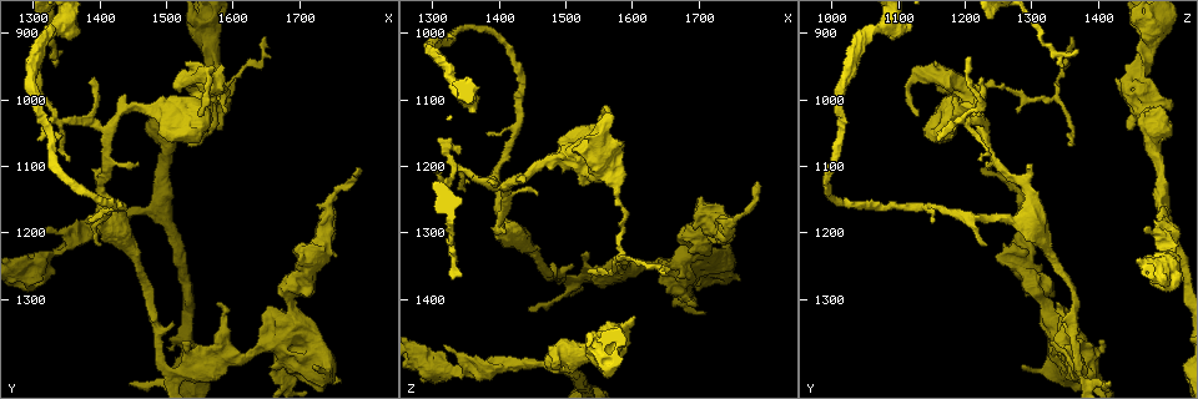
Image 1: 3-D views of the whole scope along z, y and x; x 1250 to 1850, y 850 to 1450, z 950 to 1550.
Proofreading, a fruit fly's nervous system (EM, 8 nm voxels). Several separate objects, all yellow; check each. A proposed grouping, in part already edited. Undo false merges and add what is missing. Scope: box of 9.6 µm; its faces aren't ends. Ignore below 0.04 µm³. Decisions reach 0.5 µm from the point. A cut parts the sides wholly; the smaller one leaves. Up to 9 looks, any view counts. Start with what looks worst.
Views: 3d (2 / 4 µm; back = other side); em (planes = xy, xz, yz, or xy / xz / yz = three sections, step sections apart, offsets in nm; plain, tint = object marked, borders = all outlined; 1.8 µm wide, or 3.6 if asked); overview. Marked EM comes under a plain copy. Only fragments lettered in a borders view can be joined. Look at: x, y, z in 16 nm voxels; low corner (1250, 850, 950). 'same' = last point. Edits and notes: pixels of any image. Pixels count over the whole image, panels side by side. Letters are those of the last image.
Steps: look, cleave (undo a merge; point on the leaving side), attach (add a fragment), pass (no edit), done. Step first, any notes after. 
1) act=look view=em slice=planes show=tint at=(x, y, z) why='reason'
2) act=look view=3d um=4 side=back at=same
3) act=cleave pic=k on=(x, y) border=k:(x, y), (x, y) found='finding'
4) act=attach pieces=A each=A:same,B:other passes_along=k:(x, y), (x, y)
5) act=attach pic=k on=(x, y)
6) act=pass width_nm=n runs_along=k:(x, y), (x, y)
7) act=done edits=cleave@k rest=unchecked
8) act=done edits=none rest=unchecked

act=look view=em slice=xz step=4 show=tint at=(1680, 1405, 1390) why='small branch off a trunk'

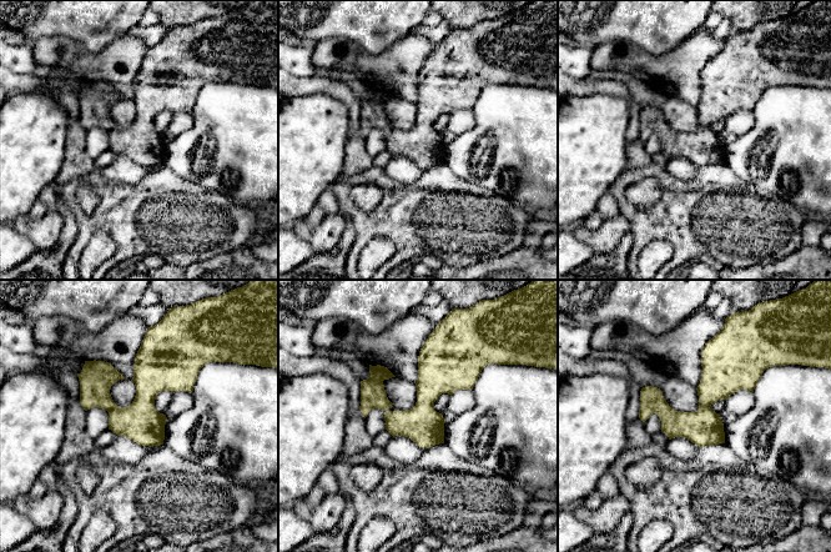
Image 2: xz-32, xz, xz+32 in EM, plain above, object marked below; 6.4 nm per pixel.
act=look view=em slice=xz step=4 show=borders at=same why='what lies round it'

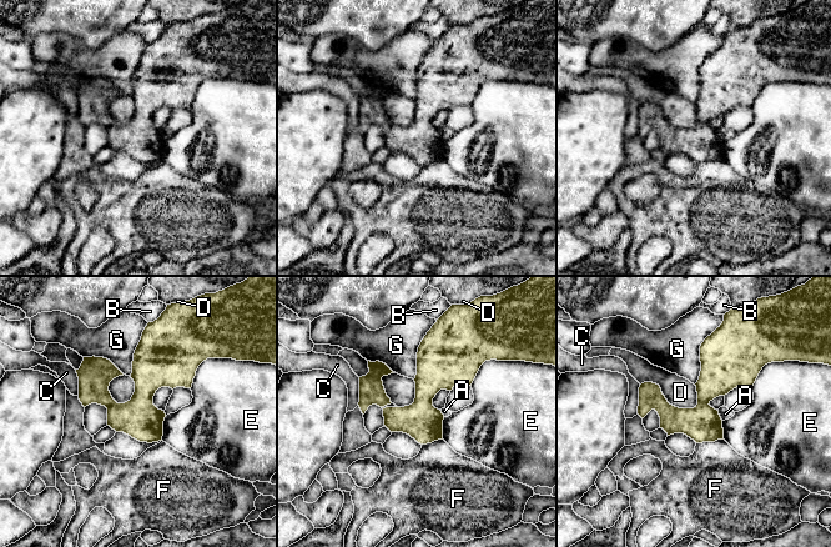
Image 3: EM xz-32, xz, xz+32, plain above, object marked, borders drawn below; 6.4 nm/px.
act=pass longest_contact=D:400nm each=A:other,B:other,C:other,D:other,E:other,F:other,G:other found='one neuron here'

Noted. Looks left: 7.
act=look view=em um=3.6 slice=planes show=borders at=(1550, 990, 1205) why='looks like a crossing'

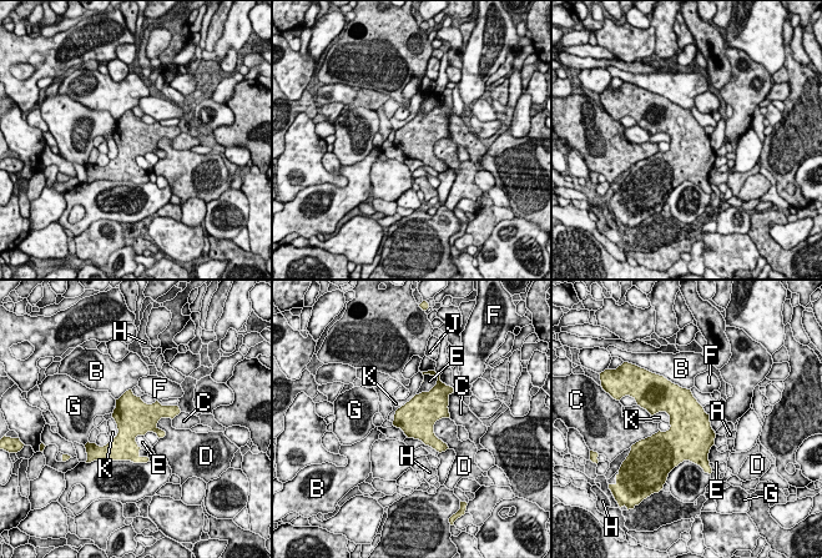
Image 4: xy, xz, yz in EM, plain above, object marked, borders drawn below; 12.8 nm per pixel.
act=pass each=A:other,B:other,C:other,D:other,E:other,F:other,G:other,H:other,J:other,K:other border=4:(415, 393), (396, 411), (392, 421) found='one neuron here'

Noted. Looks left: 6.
act=look view=em slice=planes show=borders at=(1295, 1250, 1505) why='branch point'

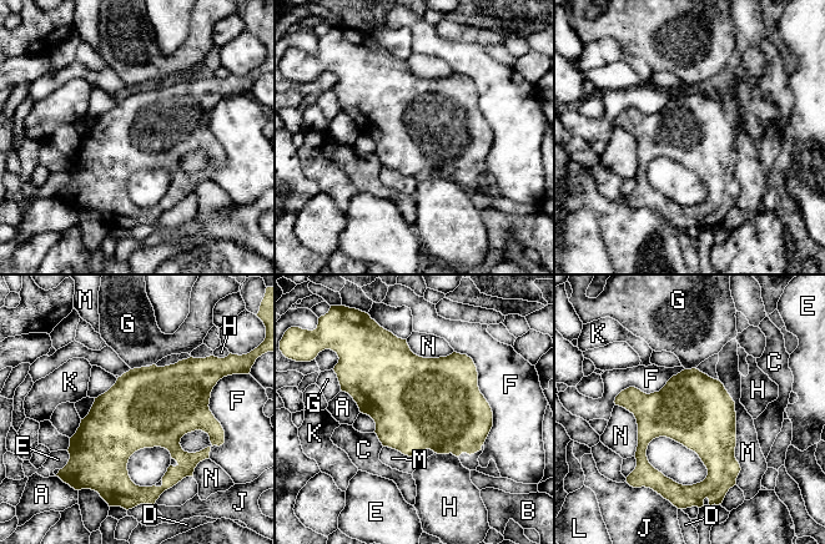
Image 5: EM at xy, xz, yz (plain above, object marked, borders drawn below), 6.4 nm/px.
act=pass each=A:other,B:other,C:other,D:other,E:other,F:other,G:other,H:other,J:other,K:other,L:other,M:other,N:other border=5:(719, 379), (734, 402), (737, 484) found='all the same neuron'

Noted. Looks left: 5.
act=look view=em um=3.6 slice=xz step=8 show=borders at=(1575, 1310, 1340) why='free end'

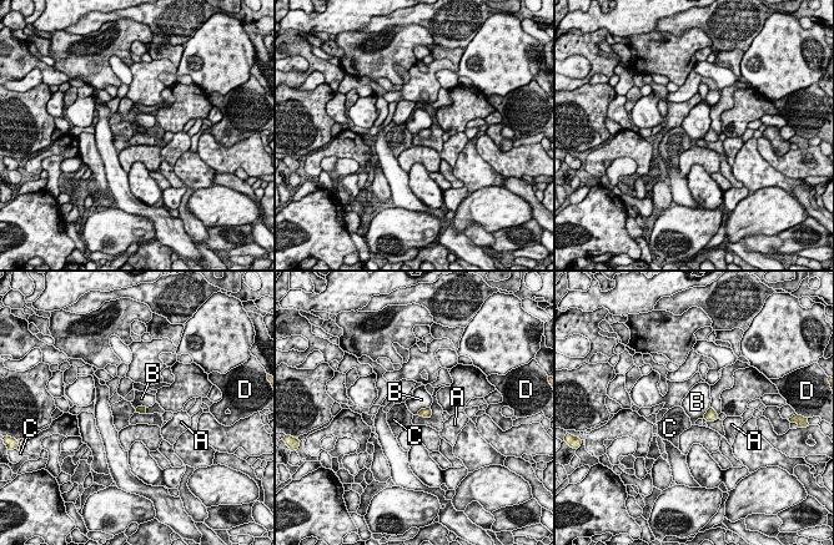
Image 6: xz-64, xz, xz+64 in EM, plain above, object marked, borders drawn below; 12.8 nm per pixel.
act=pass each=A:other,B:other,C:other,D:other border=6:(430, 407), (422, 408), (416, 414) found='no lettered fragment goes on from it'

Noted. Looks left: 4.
act=done edits=none rest=unchecked

